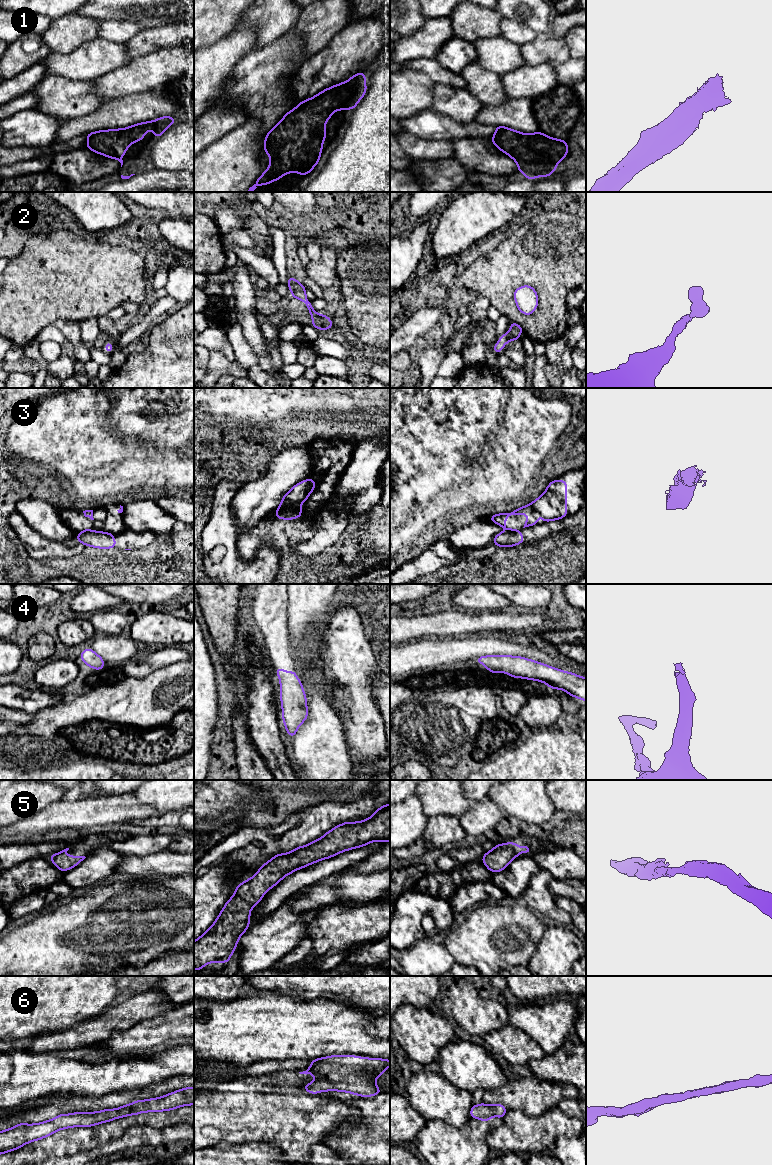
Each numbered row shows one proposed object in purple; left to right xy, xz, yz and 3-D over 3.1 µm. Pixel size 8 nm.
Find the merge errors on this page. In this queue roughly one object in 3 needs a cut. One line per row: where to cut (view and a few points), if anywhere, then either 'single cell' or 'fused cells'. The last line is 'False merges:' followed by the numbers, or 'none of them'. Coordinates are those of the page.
1: no cut | single cell
2: no cut | single cell
3: yz (508, 530), (517, 531) | fused cells
4: no cut | single cell
5: no cut | single cell
6: no cut | single cell
False merges: 3

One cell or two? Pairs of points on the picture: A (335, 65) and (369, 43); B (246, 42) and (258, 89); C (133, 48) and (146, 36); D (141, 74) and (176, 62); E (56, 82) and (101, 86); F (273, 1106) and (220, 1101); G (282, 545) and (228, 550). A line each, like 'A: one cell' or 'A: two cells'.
A: one cell
B: two cells
C: one cell
D: one cell
E: two cells
F: one cell
G: two cells

